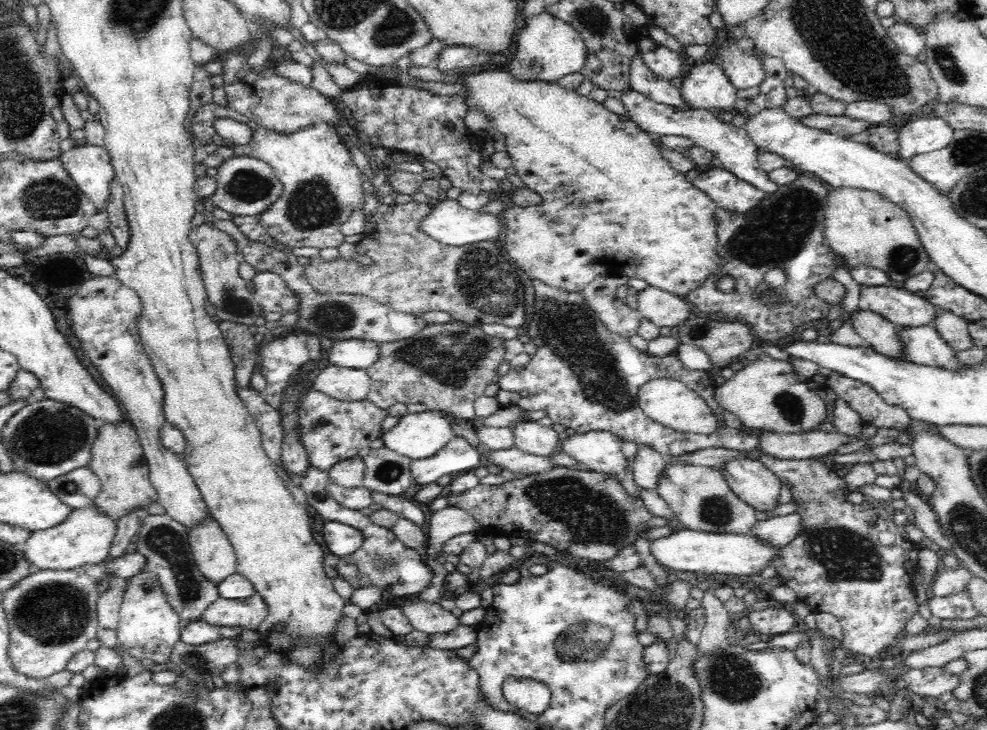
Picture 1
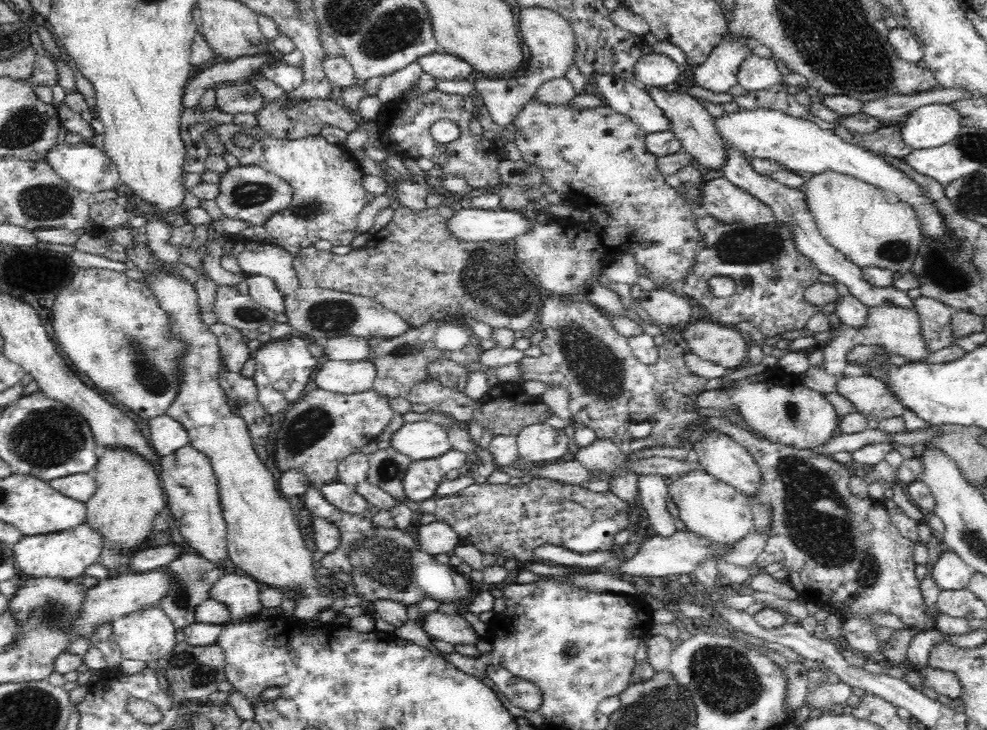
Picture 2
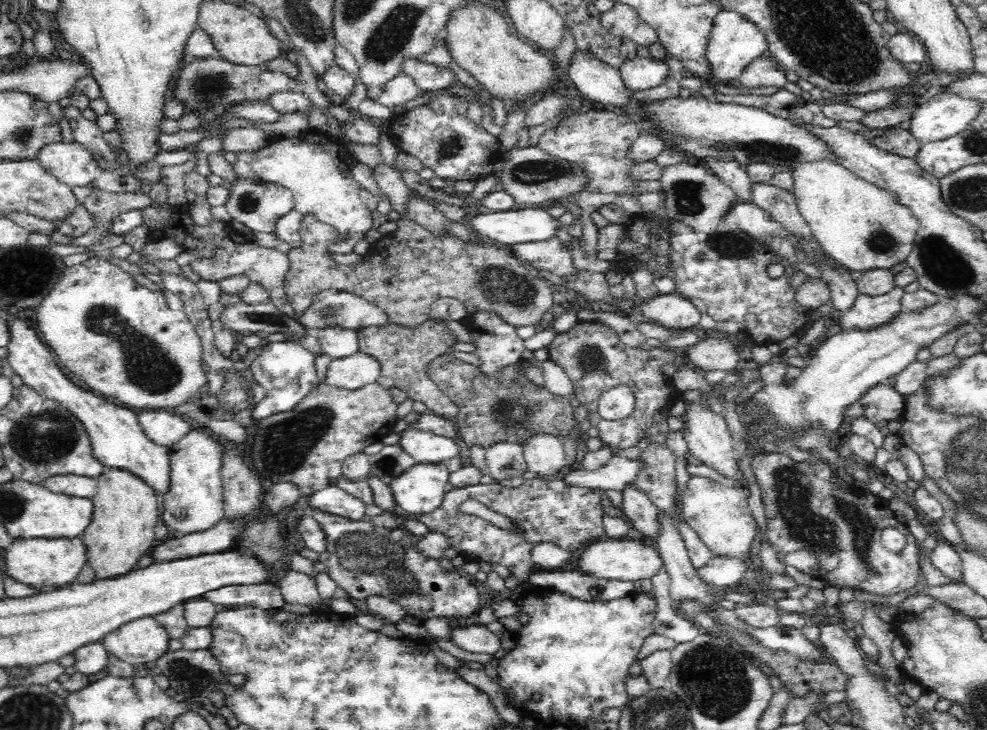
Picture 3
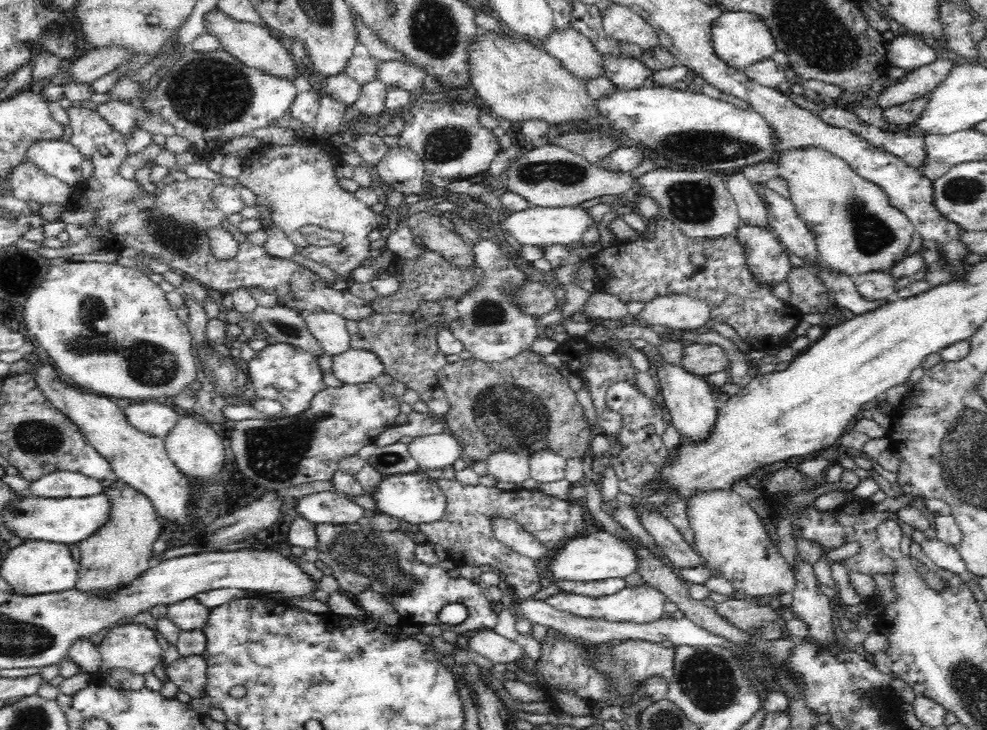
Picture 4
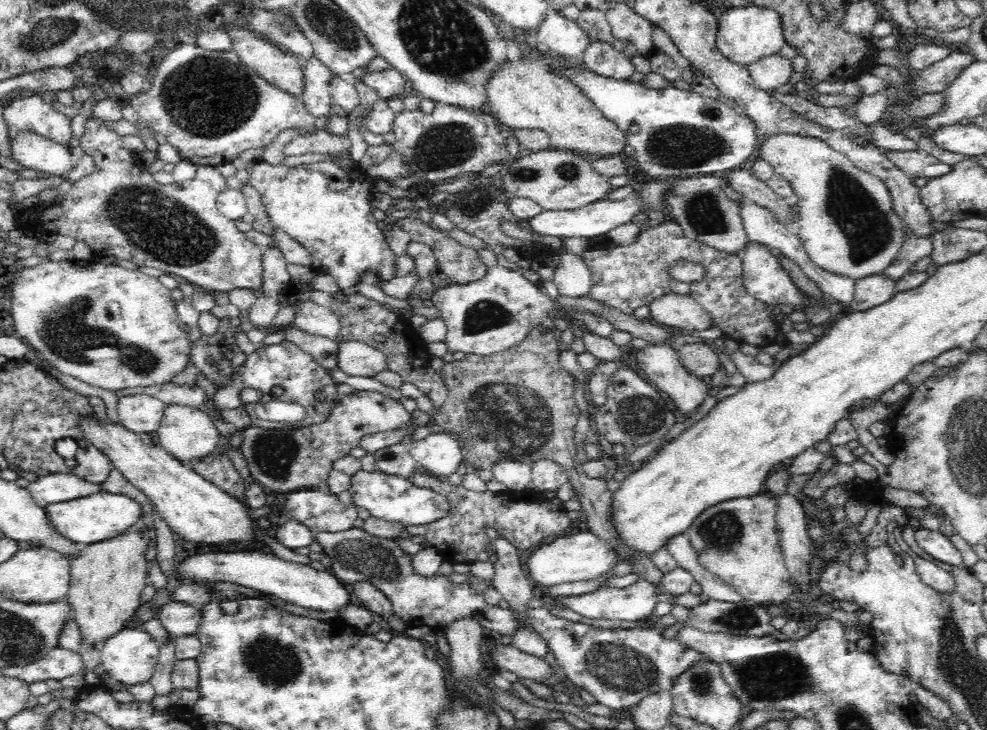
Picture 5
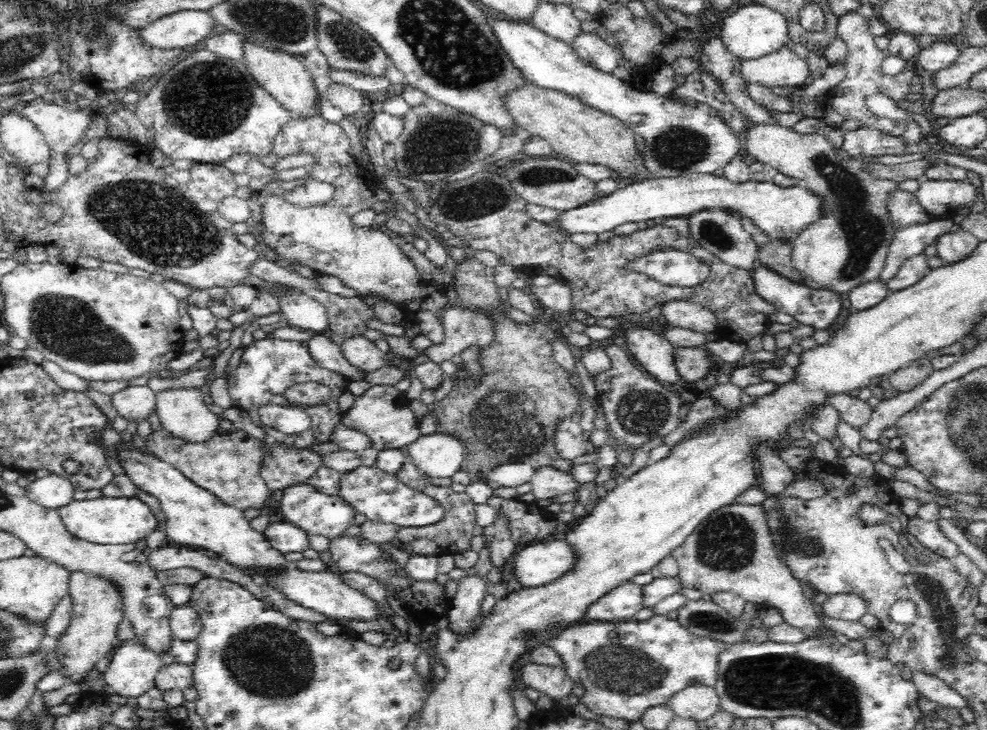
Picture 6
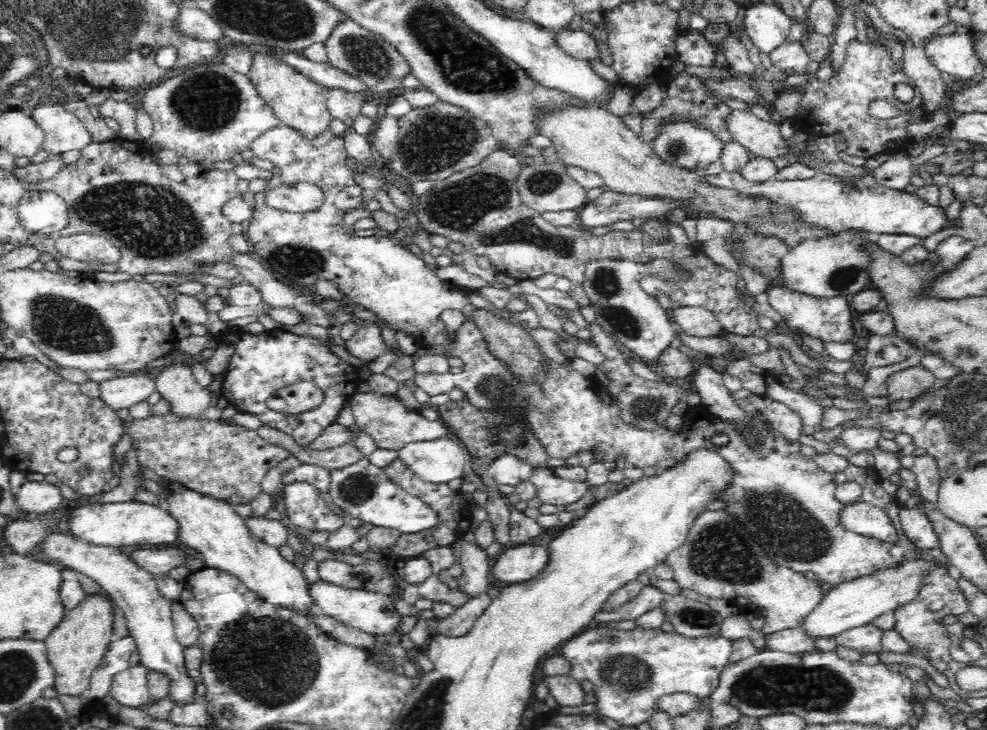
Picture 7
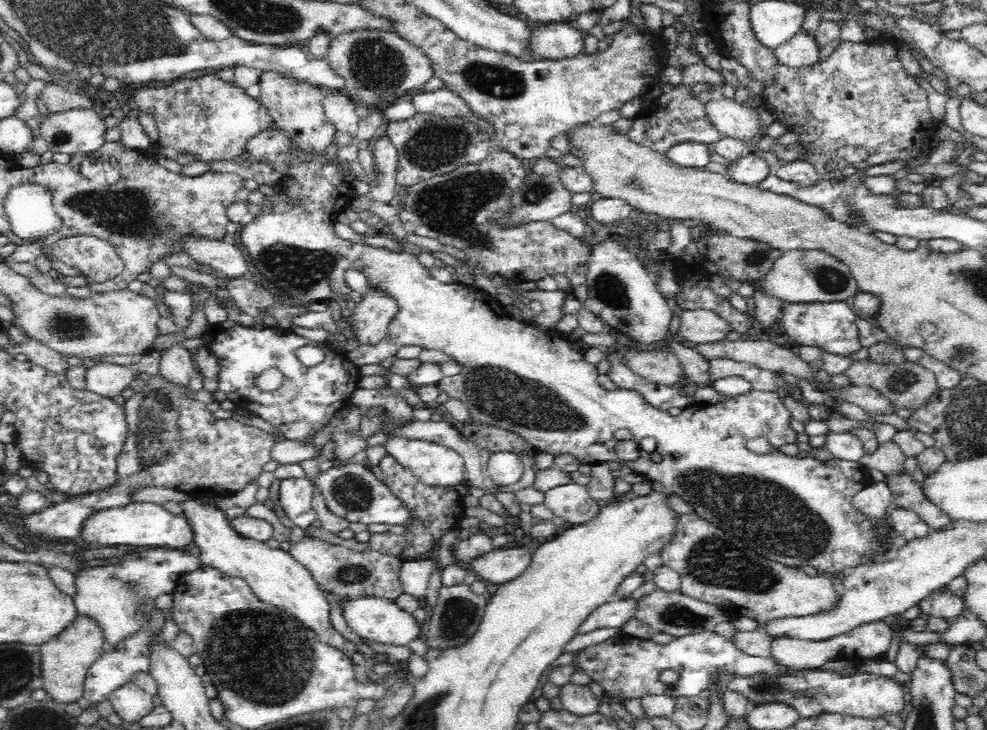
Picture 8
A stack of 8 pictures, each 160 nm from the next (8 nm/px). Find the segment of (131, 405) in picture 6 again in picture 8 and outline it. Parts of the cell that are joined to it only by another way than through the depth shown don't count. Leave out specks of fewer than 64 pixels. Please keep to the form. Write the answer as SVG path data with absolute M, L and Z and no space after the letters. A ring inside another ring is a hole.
M106 361L90 362L85 366L85 389L103 397L114 398L125 394L138 372L129 366L108 363Z

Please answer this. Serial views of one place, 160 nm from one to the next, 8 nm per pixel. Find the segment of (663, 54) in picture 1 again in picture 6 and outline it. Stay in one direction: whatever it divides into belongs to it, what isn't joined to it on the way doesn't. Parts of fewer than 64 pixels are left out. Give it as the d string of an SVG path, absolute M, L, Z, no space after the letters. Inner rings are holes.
M580 31L570 45L578 58L586 61L596 70L611 73L619 66L620 52L614 51L614 47L600 38L597 33Z

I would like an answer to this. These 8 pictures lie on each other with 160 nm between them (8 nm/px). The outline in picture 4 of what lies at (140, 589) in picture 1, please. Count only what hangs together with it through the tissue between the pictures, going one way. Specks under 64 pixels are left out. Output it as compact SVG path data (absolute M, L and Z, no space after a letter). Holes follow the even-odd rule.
M127 623L110 628L96 646L107 668L124 669L132 674L150 674L160 669L162 648L156 632L144 624Z

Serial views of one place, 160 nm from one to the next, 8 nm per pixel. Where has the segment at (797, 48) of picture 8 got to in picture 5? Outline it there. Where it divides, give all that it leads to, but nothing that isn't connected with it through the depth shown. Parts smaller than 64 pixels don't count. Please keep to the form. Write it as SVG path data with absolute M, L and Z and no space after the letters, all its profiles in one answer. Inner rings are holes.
M780 54L759 58L747 65L747 69L758 88L765 91L788 84L794 74L792 59Z

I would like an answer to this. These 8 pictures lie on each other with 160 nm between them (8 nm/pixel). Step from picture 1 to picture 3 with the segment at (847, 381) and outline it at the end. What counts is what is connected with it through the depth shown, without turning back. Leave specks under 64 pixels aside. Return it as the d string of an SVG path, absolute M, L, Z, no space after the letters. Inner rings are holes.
M876 386L860 400L863 416L875 424L880 420L897 420L905 411L905 397L900 396L891 386Z

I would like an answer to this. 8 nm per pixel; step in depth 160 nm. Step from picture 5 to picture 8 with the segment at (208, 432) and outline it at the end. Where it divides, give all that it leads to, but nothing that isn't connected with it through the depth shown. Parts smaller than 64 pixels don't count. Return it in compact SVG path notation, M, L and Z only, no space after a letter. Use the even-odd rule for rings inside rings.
M176 338L172 346L162 351L162 359L159 361L160 376L178 385L188 386L190 380L197 376L194 367L192 352L184 346L186 338Z

